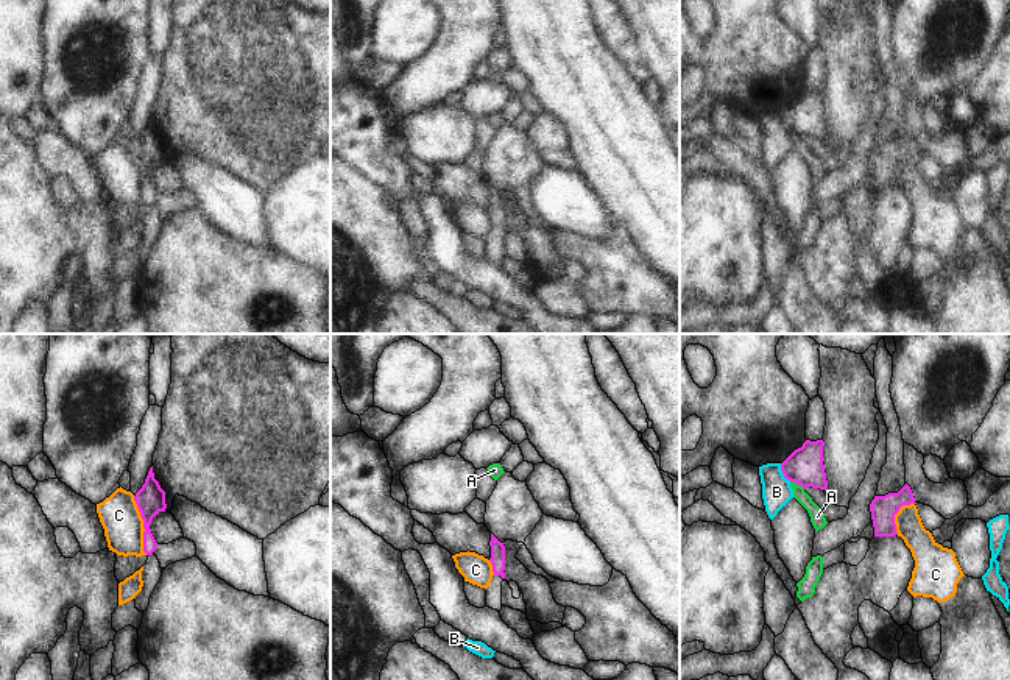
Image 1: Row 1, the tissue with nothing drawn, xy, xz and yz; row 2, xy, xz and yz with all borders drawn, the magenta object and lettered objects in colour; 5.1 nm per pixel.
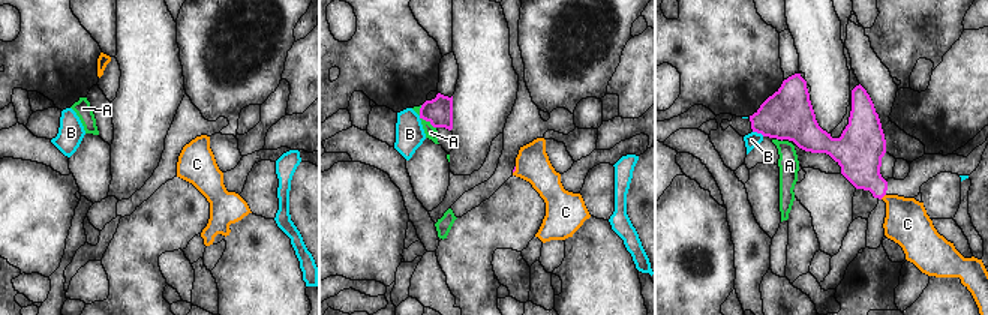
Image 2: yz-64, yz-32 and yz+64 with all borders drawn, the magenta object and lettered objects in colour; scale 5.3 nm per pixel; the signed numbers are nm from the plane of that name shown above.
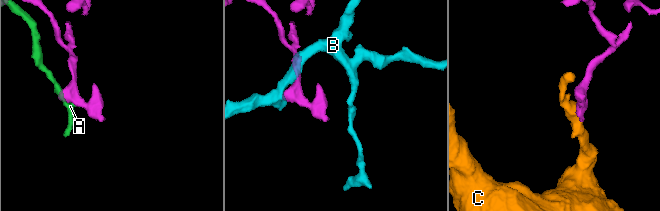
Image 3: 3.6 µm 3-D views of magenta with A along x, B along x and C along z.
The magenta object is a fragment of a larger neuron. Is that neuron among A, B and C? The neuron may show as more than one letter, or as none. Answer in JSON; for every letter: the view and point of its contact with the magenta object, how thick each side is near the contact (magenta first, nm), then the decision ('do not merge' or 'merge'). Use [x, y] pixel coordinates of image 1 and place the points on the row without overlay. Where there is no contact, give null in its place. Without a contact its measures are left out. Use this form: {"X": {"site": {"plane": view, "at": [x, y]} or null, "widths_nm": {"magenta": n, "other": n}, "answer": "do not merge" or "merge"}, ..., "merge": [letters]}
{"A": {"site": {"plane": "yz", "at": [797, 133]}, "widths_nm": {"magenta": 190, "other": 80}, "answer": "do not merge"}, "B": {"site": {"plane": "yz", "at": [783, 123]}, "widths_nm": {"magenta": 190, "other": 160}, "answer": "do not merge"}, "C": {"site": {"plane": "xy", "at": [144, 177]}, "widths_nm": {"magenta": 150, "other": 200}, "answer": "do not merge"}, "merge": []}

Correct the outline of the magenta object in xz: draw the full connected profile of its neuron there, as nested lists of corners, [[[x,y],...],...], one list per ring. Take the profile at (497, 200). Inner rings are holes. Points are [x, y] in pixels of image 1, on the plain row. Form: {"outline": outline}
{"outline": [[[491,184],[491,215],[493,215],[493,231],[486,239],[486,257],[502,260],[502,232],[505,229],[505,197]]]}

